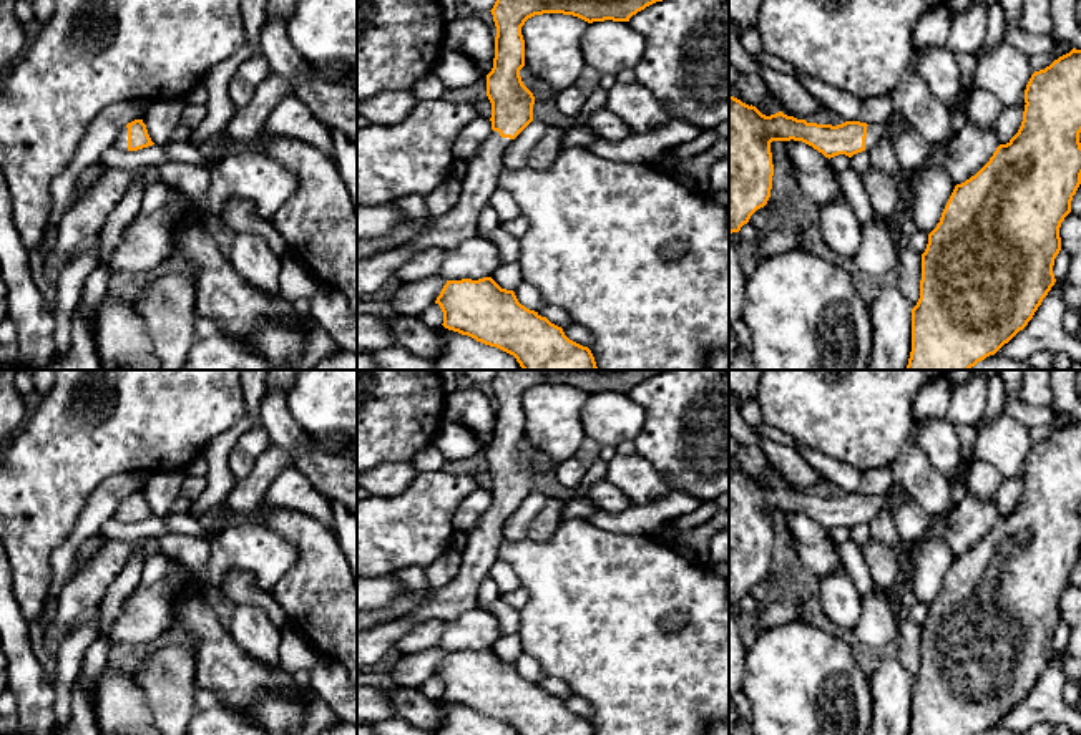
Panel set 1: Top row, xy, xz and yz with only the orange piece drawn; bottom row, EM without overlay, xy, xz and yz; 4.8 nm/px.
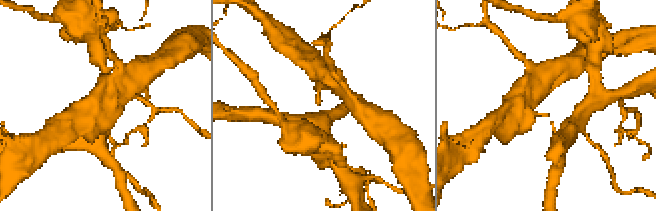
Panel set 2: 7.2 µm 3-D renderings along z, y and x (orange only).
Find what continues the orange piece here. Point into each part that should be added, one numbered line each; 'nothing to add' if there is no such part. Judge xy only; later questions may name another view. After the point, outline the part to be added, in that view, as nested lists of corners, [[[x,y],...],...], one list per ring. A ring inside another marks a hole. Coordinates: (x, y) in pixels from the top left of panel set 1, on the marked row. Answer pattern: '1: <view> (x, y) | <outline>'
1: xy (122, 138) | [[[123,126],[113,143],[115,148],[121,149],[121,151],[128,151],[128,128]]]

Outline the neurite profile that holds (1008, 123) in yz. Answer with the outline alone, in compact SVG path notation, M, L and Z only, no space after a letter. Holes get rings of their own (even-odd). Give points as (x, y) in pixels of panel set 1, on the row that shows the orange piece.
M1025 106L1005 108L995 126L995 136L1000 144L1010 143L1010 139L1018 133L1023 121Z

